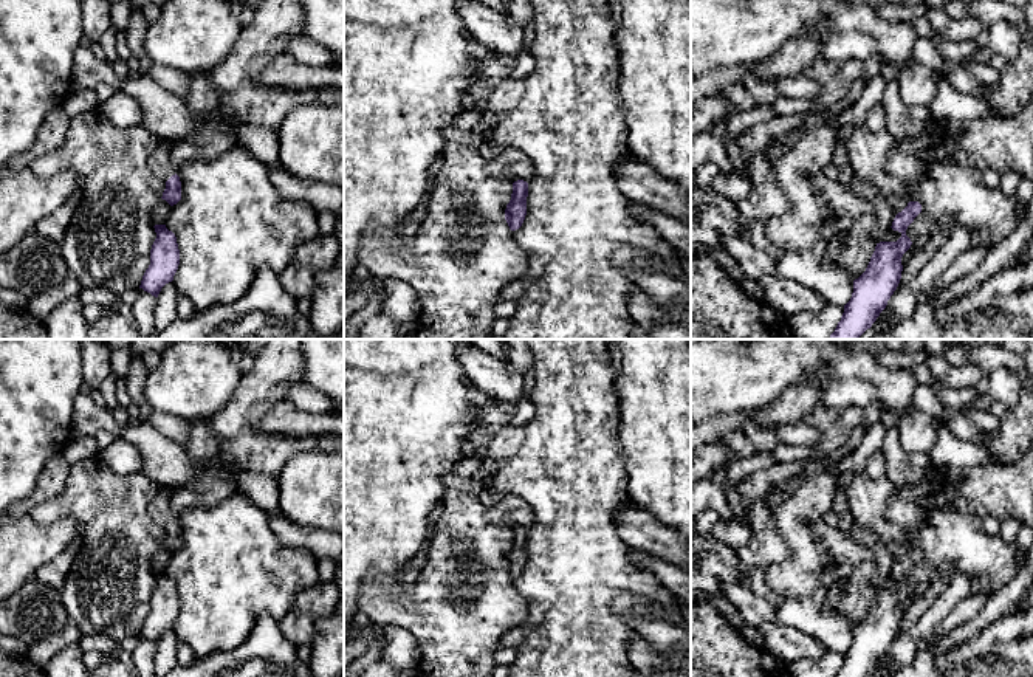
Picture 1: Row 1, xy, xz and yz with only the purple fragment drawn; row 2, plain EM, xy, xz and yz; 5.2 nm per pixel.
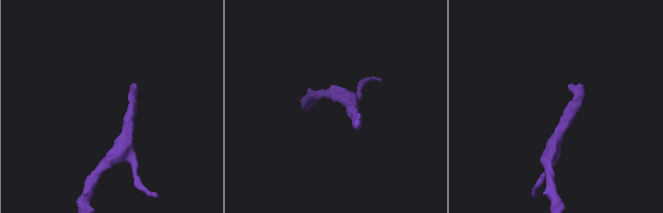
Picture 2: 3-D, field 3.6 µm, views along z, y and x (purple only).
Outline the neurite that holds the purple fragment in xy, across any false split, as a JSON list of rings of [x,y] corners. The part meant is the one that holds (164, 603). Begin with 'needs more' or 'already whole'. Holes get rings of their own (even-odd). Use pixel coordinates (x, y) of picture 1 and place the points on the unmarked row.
already whole | [[[155,572],[156,586],[150,596],[150,612],[146,617],[139,635],[158,644],[161,635],[173,627],[180,612],[177,584],[166,572]]]

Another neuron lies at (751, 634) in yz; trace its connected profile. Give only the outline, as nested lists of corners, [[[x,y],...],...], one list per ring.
[[[743,626],[739,629],[740,635],[753,646],[764,648],[765,635],[756,626]]]

